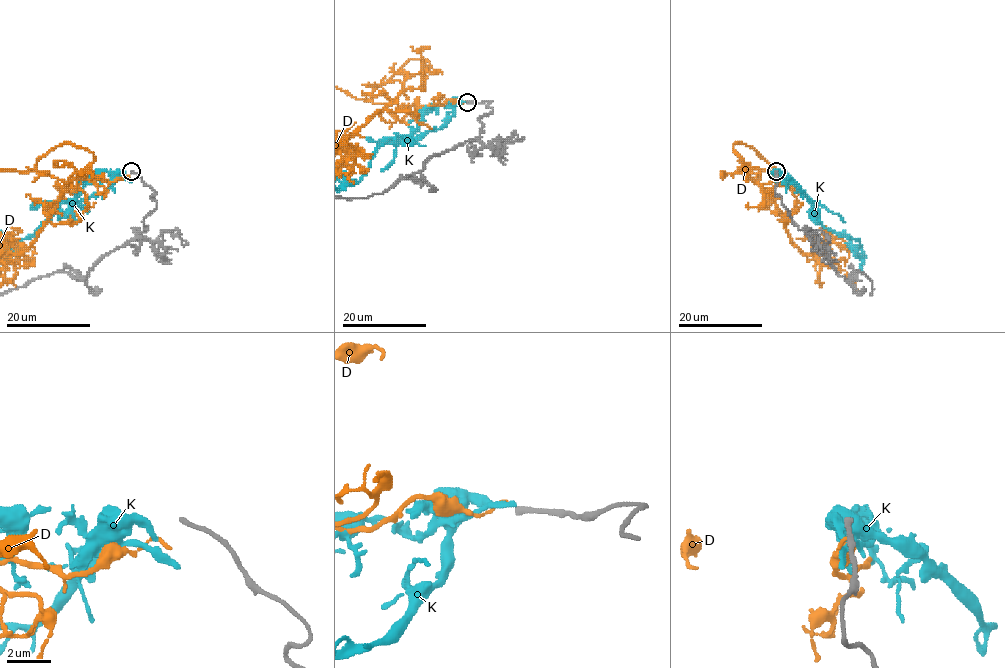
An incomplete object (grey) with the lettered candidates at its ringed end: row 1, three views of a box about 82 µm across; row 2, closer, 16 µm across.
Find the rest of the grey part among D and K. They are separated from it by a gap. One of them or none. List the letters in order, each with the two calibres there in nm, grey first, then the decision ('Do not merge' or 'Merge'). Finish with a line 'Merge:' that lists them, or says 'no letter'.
D: Thickness 240 nm (grey) against 150 nm. Do not merge
K: Thickness 240 nm (grey) against 440 nm. Do not merge
Merge: no letter

